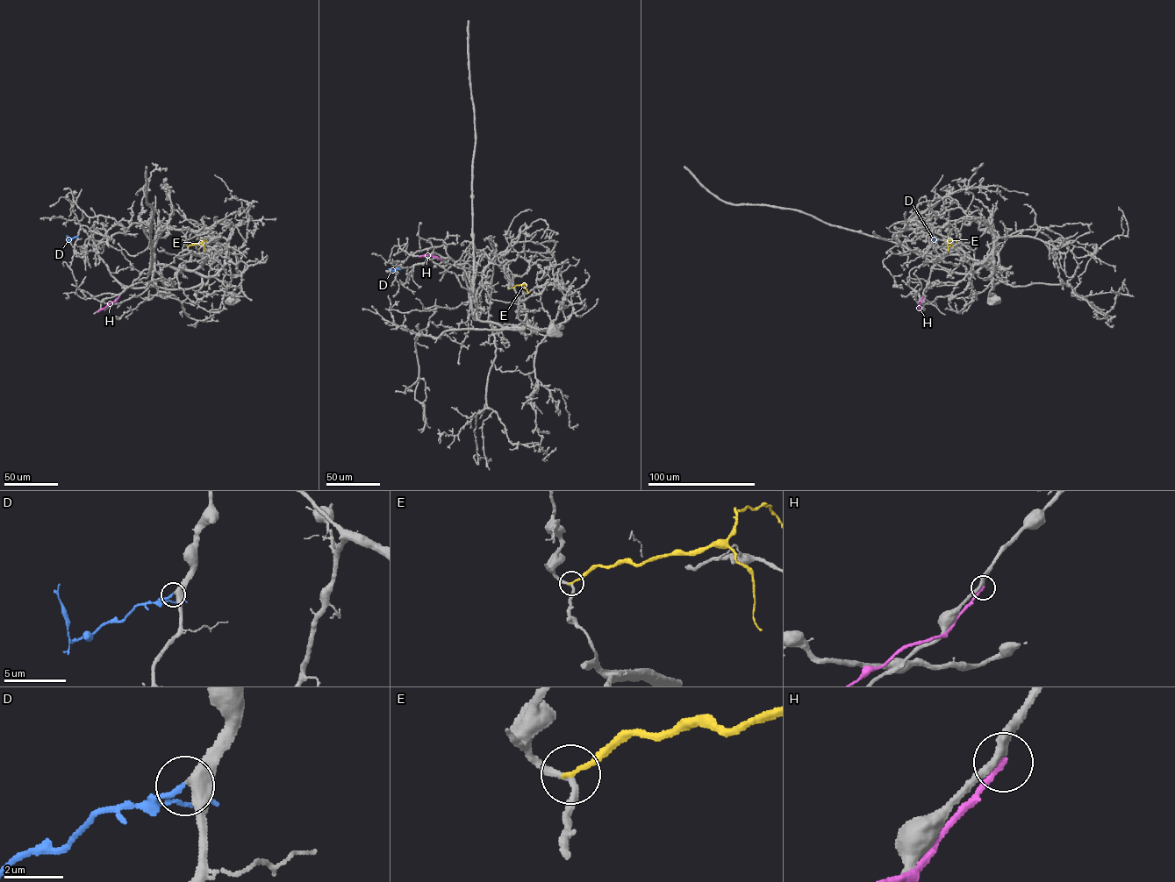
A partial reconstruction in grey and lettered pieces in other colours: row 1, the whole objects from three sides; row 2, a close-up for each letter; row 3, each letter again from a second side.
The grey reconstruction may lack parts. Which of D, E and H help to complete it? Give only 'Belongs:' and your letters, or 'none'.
Belongs: D

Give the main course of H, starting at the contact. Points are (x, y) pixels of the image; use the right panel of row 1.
H: (923, 296), (919, 306), (920, 312)

